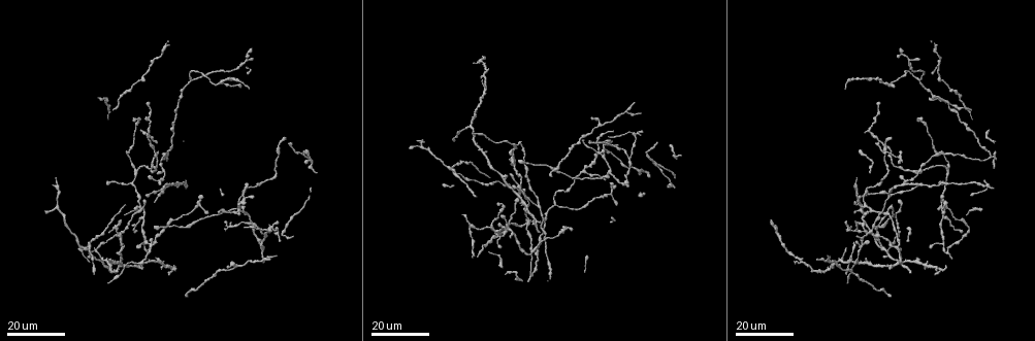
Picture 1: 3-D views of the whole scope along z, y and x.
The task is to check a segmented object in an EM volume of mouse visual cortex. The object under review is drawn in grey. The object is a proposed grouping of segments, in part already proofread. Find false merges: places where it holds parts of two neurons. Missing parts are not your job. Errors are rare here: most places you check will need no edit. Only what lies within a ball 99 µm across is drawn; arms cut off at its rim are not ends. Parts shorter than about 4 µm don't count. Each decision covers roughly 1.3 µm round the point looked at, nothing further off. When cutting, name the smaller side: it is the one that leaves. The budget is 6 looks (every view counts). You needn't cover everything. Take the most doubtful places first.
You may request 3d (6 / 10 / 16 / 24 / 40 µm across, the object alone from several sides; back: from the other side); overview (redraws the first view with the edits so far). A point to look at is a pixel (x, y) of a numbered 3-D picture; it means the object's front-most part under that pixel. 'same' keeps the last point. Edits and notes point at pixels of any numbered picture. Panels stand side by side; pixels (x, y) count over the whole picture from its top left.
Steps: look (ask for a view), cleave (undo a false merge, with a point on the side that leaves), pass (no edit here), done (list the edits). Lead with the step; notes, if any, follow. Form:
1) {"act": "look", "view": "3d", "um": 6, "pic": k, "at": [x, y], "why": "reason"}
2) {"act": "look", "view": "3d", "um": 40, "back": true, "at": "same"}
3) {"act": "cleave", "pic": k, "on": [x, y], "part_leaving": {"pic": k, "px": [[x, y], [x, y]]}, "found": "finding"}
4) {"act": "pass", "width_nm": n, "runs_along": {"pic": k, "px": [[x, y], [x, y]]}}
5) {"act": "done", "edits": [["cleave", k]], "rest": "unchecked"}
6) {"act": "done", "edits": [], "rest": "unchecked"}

{"act": "look", "view": "3d", "um": 16, "pic": 1, "at": [632, 132]}

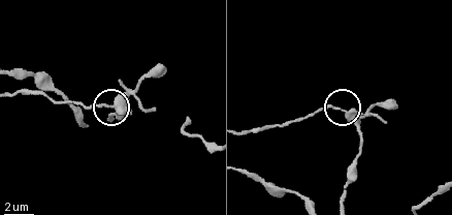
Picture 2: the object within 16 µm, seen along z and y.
{"act": "look", "view": "3d", "um": 6, "pic": 2, "at": [119, 110]}

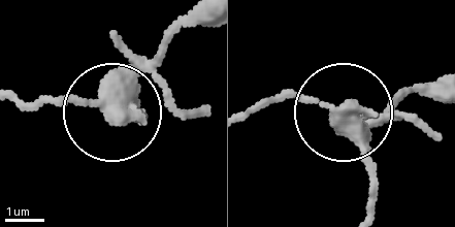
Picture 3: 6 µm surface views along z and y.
{"act": "pass", "found": "all the same neuron"}

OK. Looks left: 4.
{"act": "look", "view": "3d", "um": 24, "pic": 1, "at": [838, 260], "why": "arms part here"}

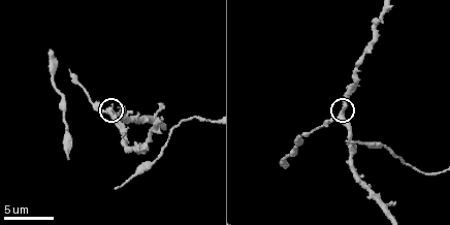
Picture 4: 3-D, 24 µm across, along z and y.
{"act": "look", "view": "3d", "um": 6, "pic": 4, "at": [108, 110], "why": "zoom in"}

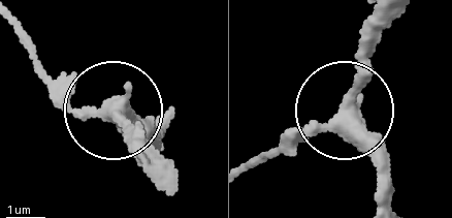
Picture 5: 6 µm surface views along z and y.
{"act": "pass", "width_nm": 350, "runs_along": {"pic": 5, "px": [[391, 207], [388, 157], [342, 114], [257, 163]]}, "found": "continuous, no second neuron"}

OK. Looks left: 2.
{"act": "look", "view": "3d", "um": 24, "pic": 1, "at": [517, 203], "why": "four or more arms meet"}

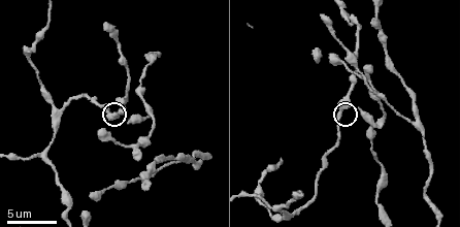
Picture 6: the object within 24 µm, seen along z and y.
{"act": "look", "view": "3d", "um": 10, "pic": 6, "at": [348, 107]}

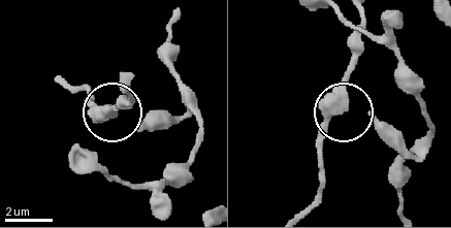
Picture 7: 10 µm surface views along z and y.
{"act": "pass", "side_arm_um": 38, "runs_along": {"pic": 7, "px": [[304, 206], [323, 177], [323, 130], [341, 106], [352, 37]]}, "found": "all the same neuron"}

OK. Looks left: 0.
{"act": "done", "edits": [], "rest": "unchecked"}

